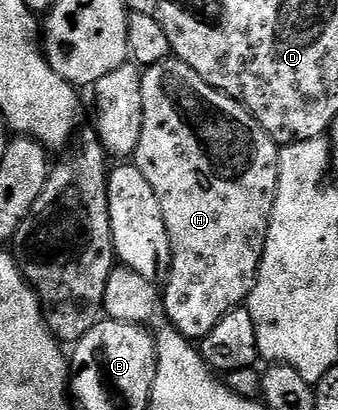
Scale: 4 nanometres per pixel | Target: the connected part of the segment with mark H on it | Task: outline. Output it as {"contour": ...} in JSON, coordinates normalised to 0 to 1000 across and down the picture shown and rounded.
{"contour":[[[491,141],[473,146],[464,156],[444,156],[420,173],[417,180],[417,229],[423,234],[423,302],[417,307],[417,324],[411,327],[411,351],[399,373],[399,398],[405,412],[423,424],[423,434],[435,434],[435,444],[447,444],[447,463],[459,468],[459,483],[470,488],[470,512],[482,522],[482,541],[494,561],[494,580],[500,583],[500,622],[494,627],[494,654],[500,644],[500,676],[488,683],[488,702],[482,693],[482,739],[488,744],[488,776],[497,788],[512,793],[512,802],[536,810],[556,829],[589,834],[624,805],[636,805],[642,788],[672,768],[675,761],[692,761],[698,751],[716,749],[734,734],[749,690],[760,683],[760,654],[772,644],[772,612],[784,598],[784,573],[796,559],[796,522],[808,510],[808,476],[820,468],[820,373],[825,356],[808,344],[793,327],[769,312],[754,298],[754,288],[734,273],[713,254],[695,251],[672,229],[660,229],[648,220],[636,220],[612,200],[601,200],[601,190],[589,190],[589,180],[577,180],[577,171],[565,171],[565,161],[553,161],[521,141]]]}

